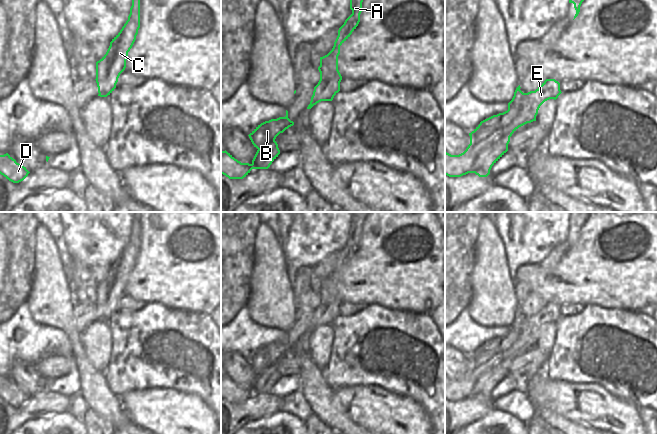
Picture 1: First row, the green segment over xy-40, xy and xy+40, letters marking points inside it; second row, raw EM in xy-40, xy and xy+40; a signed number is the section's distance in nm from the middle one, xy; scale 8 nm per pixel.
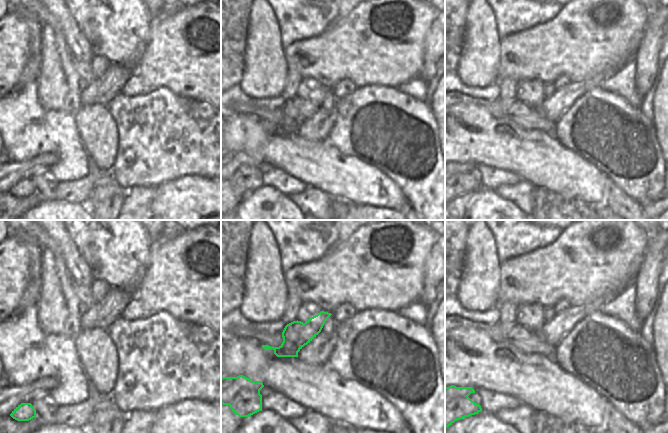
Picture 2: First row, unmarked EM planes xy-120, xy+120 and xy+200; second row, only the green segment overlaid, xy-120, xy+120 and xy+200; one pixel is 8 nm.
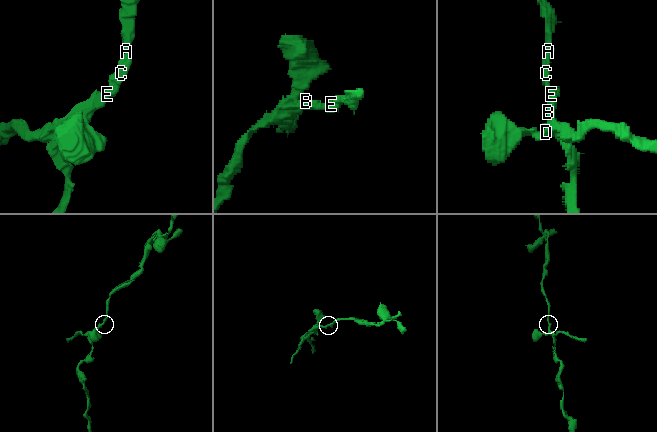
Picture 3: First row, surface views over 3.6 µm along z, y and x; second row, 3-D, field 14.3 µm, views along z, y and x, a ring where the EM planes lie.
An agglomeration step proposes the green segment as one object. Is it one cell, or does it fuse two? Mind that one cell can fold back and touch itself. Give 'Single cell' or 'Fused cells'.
Fused cells

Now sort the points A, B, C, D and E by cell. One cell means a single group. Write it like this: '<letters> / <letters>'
A C E / B D

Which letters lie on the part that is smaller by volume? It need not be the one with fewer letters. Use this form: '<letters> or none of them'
B, D

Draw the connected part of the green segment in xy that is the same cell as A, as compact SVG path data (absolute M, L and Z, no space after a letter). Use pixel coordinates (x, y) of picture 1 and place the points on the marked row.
M350 0L352 14L345 20L338 30L338 36L334 42L332 50L325 56L320 57L320 80L314 87L313 95L307 109L321 101L332 101L334 96L340 91L342 76L338 70L338 56L340 46L350 37L360 22L363 0Z

